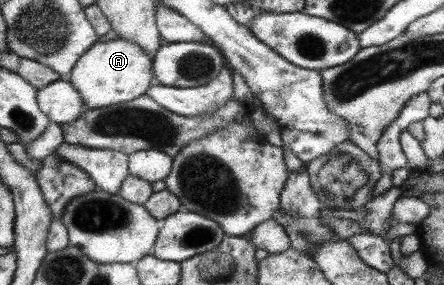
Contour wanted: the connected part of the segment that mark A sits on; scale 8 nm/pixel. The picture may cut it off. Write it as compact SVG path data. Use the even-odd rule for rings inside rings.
M116 38L104 43L95 42L78 58L66 80L80 95L86 109L108 107L130 101L153 85L152 59L144 49L130 41Z

